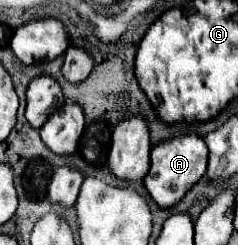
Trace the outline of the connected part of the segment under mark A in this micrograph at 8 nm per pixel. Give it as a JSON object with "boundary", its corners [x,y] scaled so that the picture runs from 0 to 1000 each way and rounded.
{"boundary":[[[824,547],[739,555],[731,571],[681,580],[639,604],[630,694],[605,718],[605,767],[672,849],[714,849],[748,816],[765,816],[765,800],[857,718],[866,661],[874,661],[874,604],[840,555]]]}

